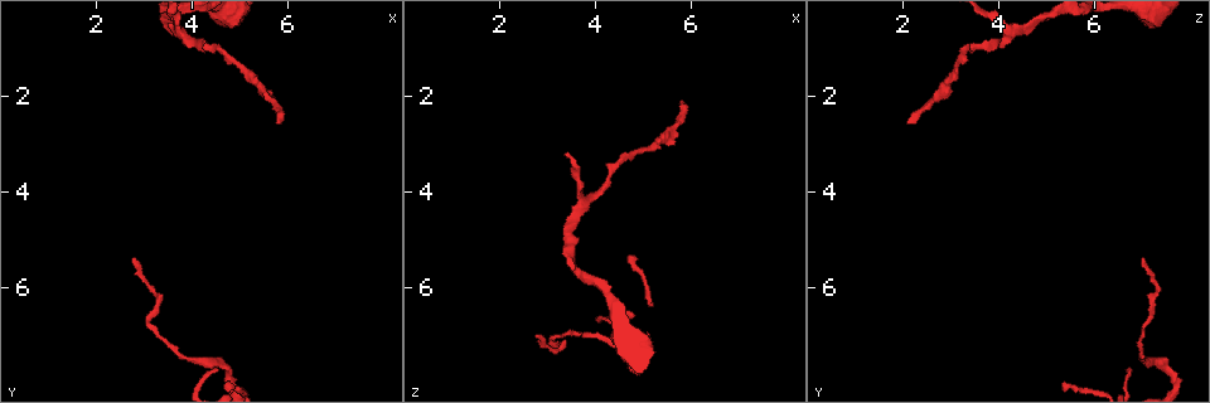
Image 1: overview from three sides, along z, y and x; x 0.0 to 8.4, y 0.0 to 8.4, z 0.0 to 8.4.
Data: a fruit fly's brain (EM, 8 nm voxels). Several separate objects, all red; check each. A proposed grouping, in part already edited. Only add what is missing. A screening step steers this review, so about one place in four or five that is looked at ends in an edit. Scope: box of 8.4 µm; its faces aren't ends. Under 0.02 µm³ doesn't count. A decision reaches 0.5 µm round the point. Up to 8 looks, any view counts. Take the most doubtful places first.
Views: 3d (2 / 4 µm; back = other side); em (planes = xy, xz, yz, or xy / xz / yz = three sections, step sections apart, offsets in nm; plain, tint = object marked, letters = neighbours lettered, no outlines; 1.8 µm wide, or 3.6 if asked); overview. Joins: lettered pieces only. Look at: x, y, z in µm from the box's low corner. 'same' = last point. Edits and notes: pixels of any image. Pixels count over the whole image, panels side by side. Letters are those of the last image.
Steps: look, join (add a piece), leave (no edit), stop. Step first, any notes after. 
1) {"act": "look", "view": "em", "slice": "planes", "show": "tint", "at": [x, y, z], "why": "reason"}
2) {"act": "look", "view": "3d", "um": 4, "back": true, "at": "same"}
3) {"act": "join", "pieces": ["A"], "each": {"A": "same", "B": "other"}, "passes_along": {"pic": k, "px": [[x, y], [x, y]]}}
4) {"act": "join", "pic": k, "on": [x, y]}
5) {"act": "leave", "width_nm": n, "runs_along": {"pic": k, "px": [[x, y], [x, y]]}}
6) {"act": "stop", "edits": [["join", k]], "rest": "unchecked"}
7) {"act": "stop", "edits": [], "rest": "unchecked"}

{"act": "look", "view": "em", "slice": "planes", "show": "letters", "at": [5.80, 2.60, 2.10], "why": "long arm stops here"}

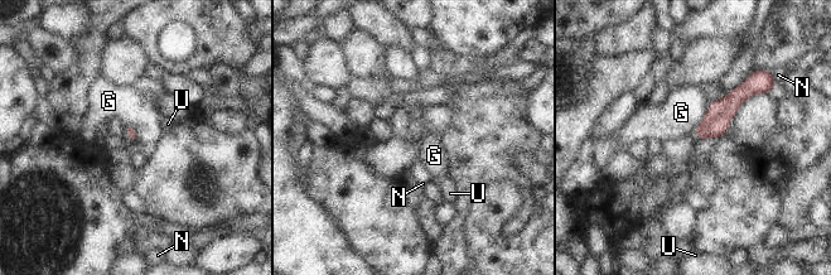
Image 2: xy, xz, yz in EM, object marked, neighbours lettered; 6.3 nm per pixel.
{"act": "leave", "each": {"G": "other", "N": "other", "U": "other"}, "found": "no lettered piece goes on from it"}

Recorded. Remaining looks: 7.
{"act": "look", "view": "em", "um": 3.6, "slice": "xz", "step": 4, "show": "tint", "at": [3.65, 0.60, 4.30], "why": "side arm on a straight run"}

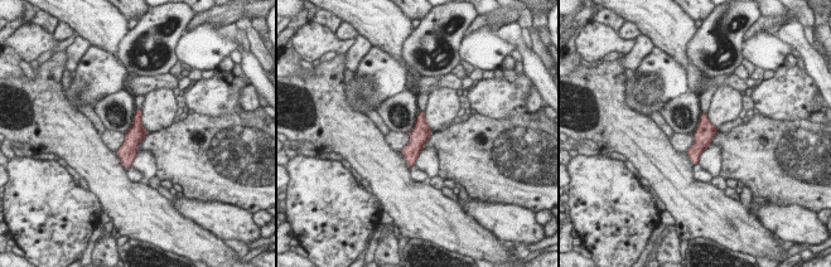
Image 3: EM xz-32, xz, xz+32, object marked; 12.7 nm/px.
{"act": "look", "view": "em", "um": 3.6, "slice": "yz", "step": 4, "show": "letters", "at": "same"}

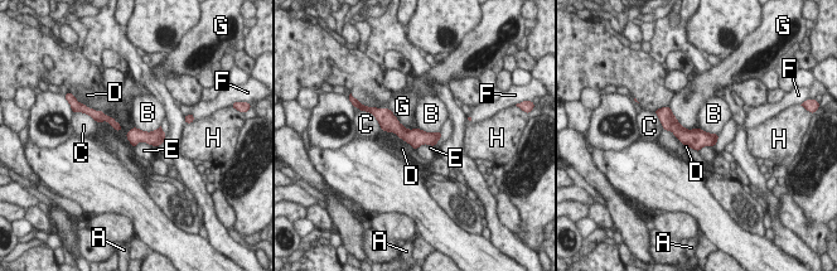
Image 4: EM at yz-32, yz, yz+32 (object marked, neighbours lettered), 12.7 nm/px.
{"act": "leave", "each": {"A": "other", "B": "other", "C": "other", "D": "other", "E": "other", "F": "other", "G": "other", "H": "other"}, "runs_along": {"pic": 4, "px": [[387, 114], [406, 135], [436, 136]]}, "found": "none of them fits"}

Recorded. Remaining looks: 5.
{"act": "look", "view": "3d", "um": 2, "at": [2.80, 5.40, 6.95], "why": "branch stops here"}

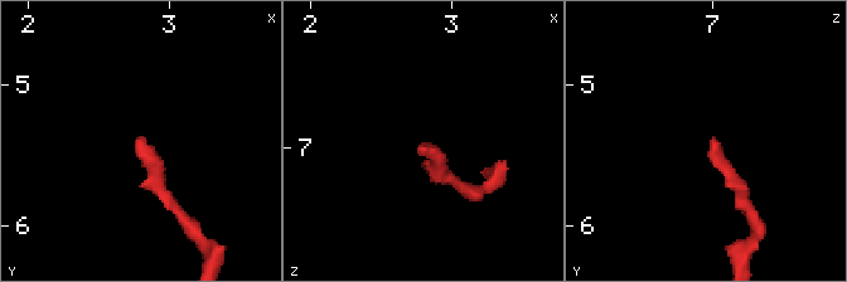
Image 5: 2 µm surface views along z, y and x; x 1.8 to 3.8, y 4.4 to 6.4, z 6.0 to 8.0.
{"act": "look", "view": "em", "slice": "xy", "step": 4, "show": "tint", "at": [2.76, 5.38, 6.98], "why": "need the tissue"}

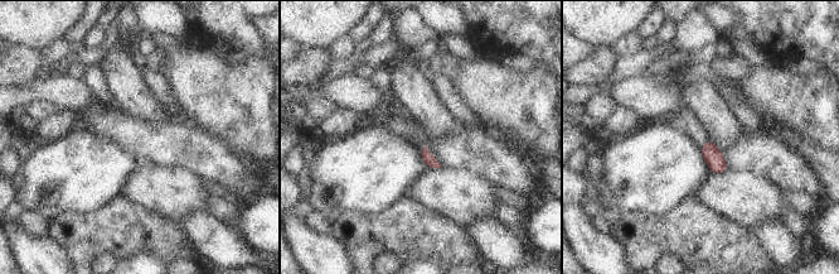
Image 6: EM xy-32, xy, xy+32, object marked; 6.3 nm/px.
{"act": "look", "view": "em", "slice": "planes", "show": "letters", "at": "same"}

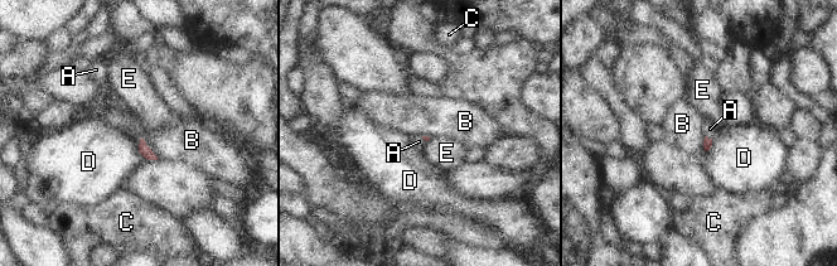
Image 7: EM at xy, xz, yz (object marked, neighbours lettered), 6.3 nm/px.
{"act": "join", "pieces": ["A"], "each": {"A": "same", "B": "other", "C": "other", "D": "other", "E": "other"}, "passes_along": {"pic": 7, "px": [[707, 143], [707, 138], [710, 129]]}, "found": "it goes on there"}

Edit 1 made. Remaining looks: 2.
{"act": "stop", "edits": [["join", 7]], "rest": "unchecked"}

